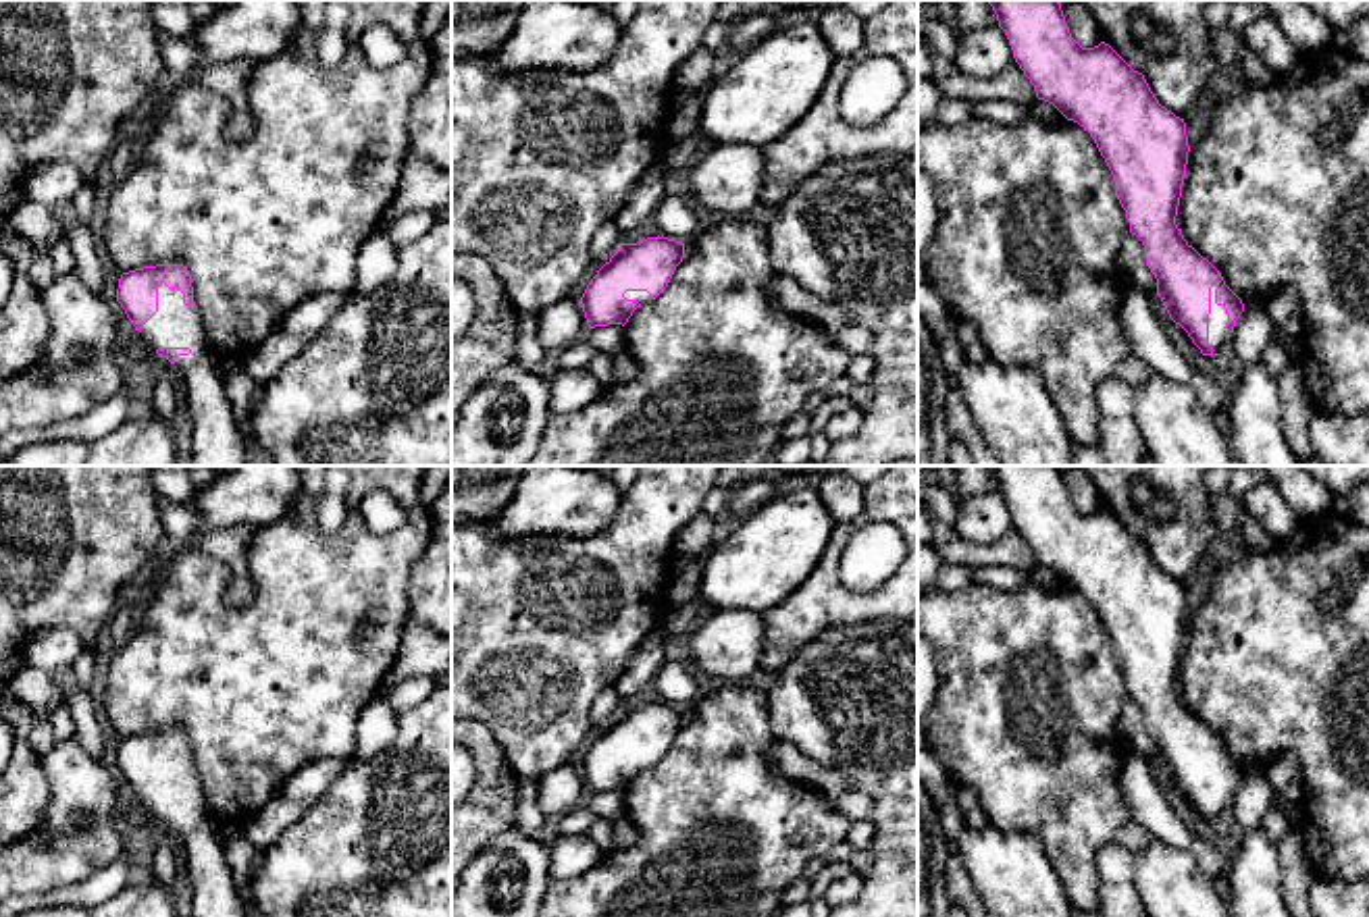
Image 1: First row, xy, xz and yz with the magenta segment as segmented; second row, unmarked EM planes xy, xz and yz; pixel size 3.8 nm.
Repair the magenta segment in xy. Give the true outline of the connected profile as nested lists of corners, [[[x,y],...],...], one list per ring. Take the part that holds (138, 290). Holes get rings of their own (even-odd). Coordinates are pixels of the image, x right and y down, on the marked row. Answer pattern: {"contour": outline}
{"contour": [[[156,264],[123,272],[117,302],[185,385],[183,418],[193,428],[193,466],[246,466],[233,408],[216,374],[218,356],[206,341],[187,266]]]}

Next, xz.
{"contour": [[[664,235],[622,243],[580,297],[589,329],[624,326],[637,308],[664,293],[682,258],[684,243]]]}

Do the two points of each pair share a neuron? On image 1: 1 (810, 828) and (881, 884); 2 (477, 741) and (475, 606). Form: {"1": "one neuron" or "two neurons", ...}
{"1": "two neurons", "2": "two neurons"}

